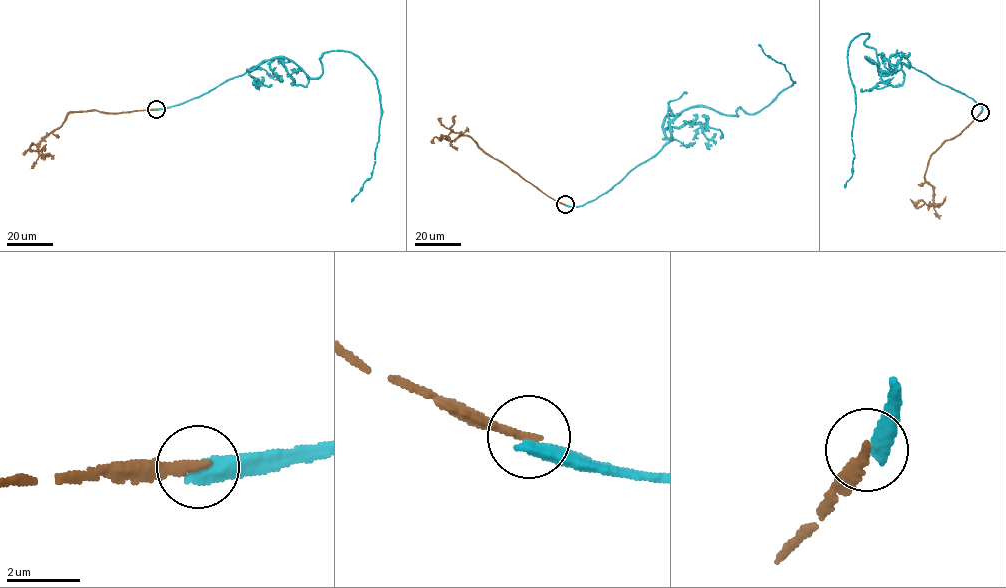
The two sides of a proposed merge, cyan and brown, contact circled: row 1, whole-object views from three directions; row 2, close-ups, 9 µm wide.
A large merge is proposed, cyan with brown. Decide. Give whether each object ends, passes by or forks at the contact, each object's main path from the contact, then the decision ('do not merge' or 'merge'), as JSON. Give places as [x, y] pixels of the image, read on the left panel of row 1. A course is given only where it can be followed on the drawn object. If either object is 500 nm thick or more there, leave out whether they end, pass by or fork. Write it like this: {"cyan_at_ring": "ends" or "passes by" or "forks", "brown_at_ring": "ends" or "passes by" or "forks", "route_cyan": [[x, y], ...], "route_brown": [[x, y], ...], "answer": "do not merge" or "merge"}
{"cyan_at_ring": "ends", "brown_at_ring": "ends", "route_cyan": [[156, 109], [274, 57], [318, 78], [323, 54], [353, 53], [377, 80], [381, 117], [371, 177], [351, 202]], "route_brown": [[156, 109], [117, 113], [73, 111], [63, 124], [40, 141], [41, 156], [41, 151], [31, 150], [32, 143]], "answer": "do not merge"}

